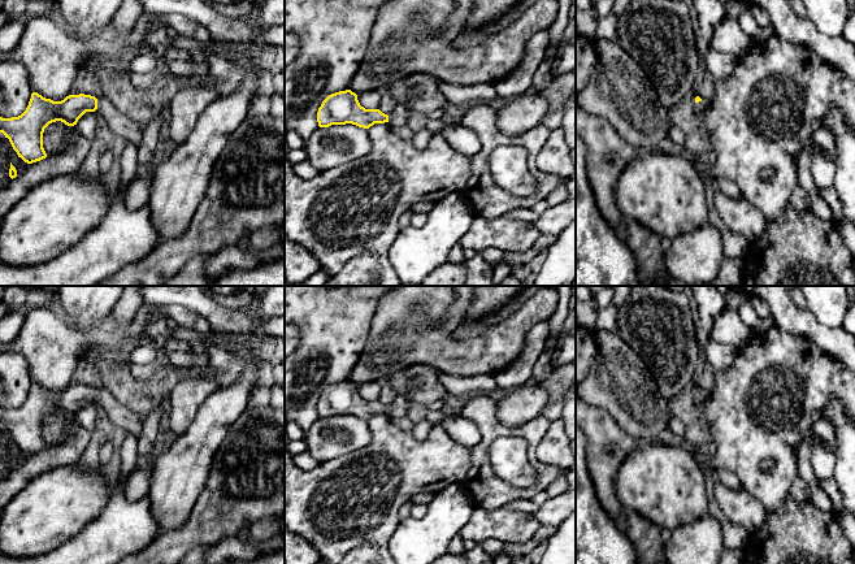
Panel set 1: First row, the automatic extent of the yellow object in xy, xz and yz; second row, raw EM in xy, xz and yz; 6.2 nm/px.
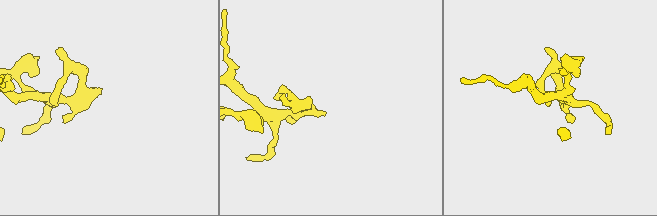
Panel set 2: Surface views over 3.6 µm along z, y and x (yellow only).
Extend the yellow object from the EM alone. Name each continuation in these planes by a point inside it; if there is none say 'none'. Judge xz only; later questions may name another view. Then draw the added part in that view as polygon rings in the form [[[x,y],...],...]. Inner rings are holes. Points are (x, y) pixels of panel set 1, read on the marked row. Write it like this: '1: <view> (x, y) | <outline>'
1: xz (399, 116) | [[[398,104],[389,114],[389,123],[394,127],[403,127],[408,125],[409,109],[404,104]]]

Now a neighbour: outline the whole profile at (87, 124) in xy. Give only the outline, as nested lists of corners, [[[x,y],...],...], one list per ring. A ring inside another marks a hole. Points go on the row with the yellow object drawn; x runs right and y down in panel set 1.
[[[97,109],[95,112],[86,112],[77,122],[75,129],[79,134],[87,138],[90,142],[94,140],[100,118]]]

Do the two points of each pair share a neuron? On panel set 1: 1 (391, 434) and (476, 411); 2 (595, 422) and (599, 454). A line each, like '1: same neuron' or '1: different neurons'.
1: different neurons
2: same neuron

